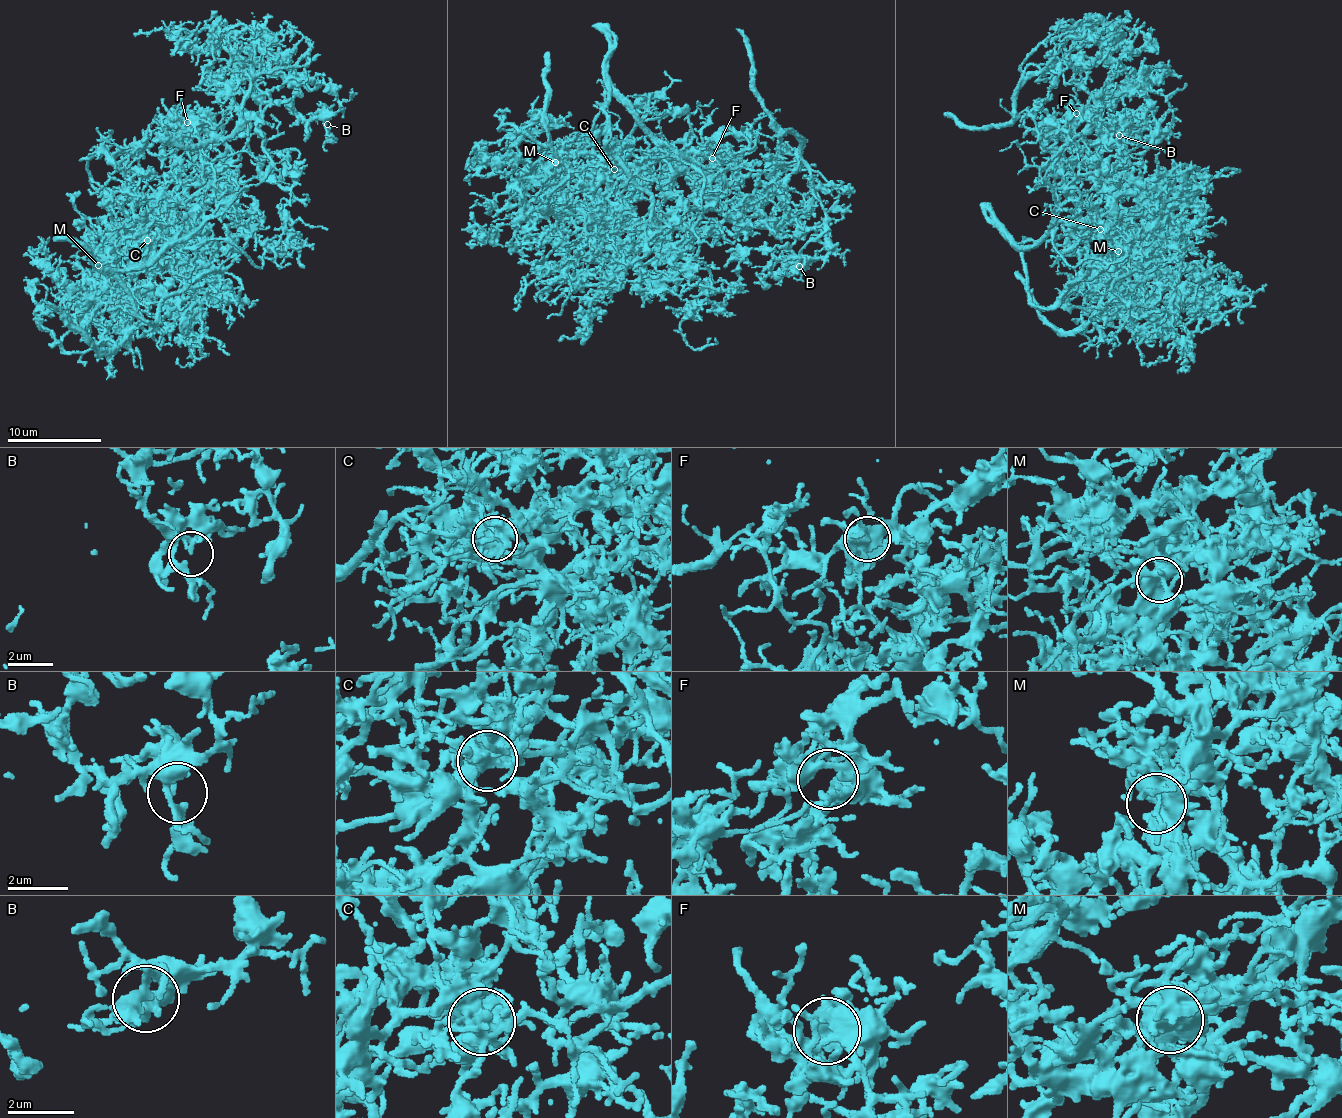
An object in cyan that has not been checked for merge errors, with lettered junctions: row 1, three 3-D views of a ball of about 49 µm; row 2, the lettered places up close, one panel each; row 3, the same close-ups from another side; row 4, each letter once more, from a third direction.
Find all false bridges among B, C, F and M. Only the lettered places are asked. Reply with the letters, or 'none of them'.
C, M

